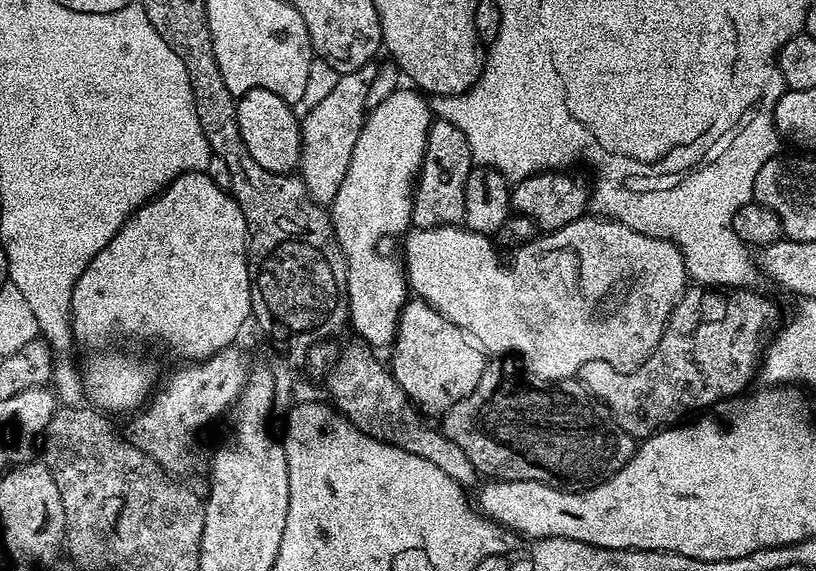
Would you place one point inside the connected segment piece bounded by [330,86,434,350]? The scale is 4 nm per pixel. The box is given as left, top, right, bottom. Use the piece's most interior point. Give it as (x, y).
(375, 201)

